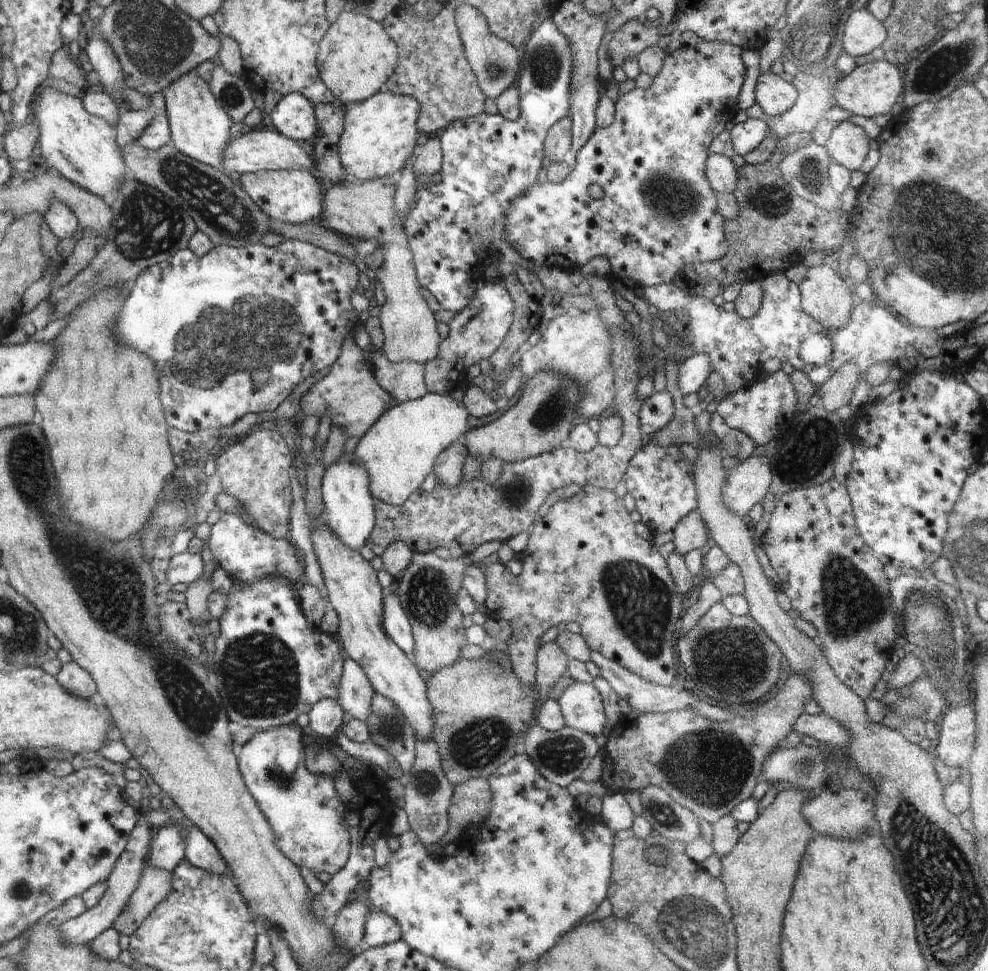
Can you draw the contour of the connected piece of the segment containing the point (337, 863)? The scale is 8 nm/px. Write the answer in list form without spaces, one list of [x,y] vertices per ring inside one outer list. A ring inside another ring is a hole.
[[[291,725],[260,731],[250,741],[238,748],[238,760],[247,787],[253,792],[261,811],[273,829],[277,847],[295,865],[309,868],[316,876],[319,872],[336,875],[349,862],[352,850],[347,823],[346,804],[340,799],[339,785],[334,778],[315,775],[305,764],[305,746],[299,728]]]

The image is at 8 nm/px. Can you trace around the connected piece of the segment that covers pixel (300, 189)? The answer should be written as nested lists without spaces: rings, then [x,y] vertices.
[[[273,170],[242,173],[240,187],[272,220],[299,225],[320,218],[322,194],[318,180],[308,170]]]

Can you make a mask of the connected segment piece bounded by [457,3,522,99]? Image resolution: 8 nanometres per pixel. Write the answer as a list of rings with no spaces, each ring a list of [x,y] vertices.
[[[460,3],[457,8],[457,27],[461,28],[461,39],[467,60],[471,64],[479,85],[486,97],[497,99],[502,92],[516,84],[522,69],[522,52],[507,40],[490,32],[485,16],[473,6]]]

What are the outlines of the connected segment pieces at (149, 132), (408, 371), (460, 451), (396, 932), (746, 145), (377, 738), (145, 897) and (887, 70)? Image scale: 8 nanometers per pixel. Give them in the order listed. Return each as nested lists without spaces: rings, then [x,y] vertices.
[[[163,92],[152,95],[150,99],[154,118],[145,130],[138,135],[135,143],[150,150],[158,150],[172,142],[172,133],[169,129],[168,109],[165,105]]]
[[[381,354],[368,359],[374,363],[374,373],[381,387],[398,403],[419,399],[427,393],[425,365],[416,361],[391,363]]]
[[[454,443],[448,450],[441,452],[441,458],[434,463],[437,483],[446,488],[454,488],[462,481],[462,468],[468,455],[464,444]]]
[[[370,911],[365,922],[364,947],[381,947],[401,938],[398,922],[382,911]]]
[[[768,117],[748,118],[745,122],[734,125],[729,133],[736,154],[747,155],[770,134],[767,120]]]
[[[375,692],[371,698],[371,711],[365,723],[369,726],[369,731],[372,736],[371,739],[377,745],[389,751],[389,754],[404,771],[403,779],[405,779],[415,759],[416,739],[415,732],[406,715],[386,695]]]
[[[146,865],[138,888],[133,892],[130,904],[124,914],[117,920],[116,927],[122,935],[133,935],[145,922],[150,912],[170,896],[173,888],[172,871]]]
[[[883,60],[856,65],[852,72],[847,75],[843,74],[831,86],[831,97],[834,106],[847,110],[852,115],[874,118],[878,115],[888,114],[903,91],[904,71],[897,65]]]

